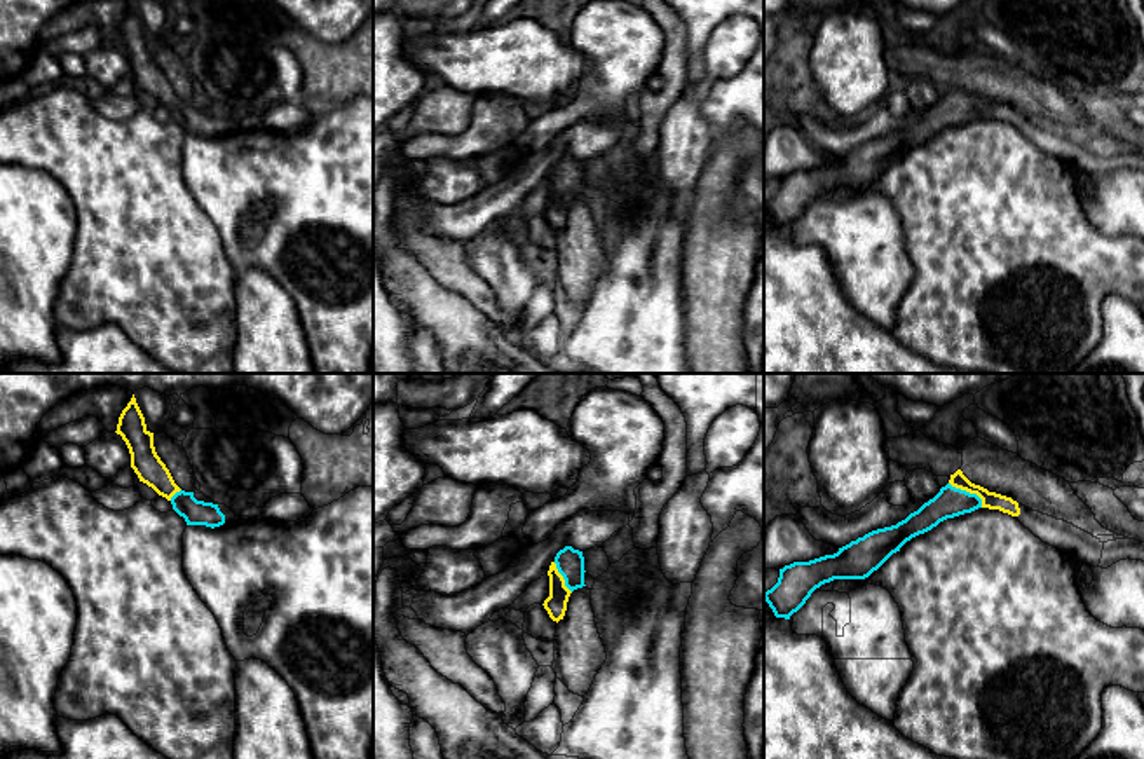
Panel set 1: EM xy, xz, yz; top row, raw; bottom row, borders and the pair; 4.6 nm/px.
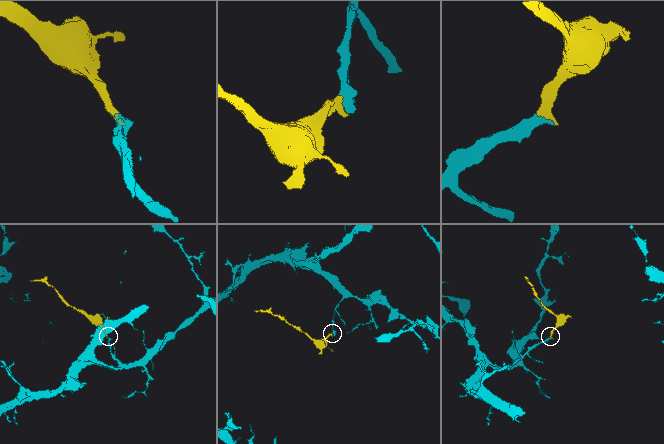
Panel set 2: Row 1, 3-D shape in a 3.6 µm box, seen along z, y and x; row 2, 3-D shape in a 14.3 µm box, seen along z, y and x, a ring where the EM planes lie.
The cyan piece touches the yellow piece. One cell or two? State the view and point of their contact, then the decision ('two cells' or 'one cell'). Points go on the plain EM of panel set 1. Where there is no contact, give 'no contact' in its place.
yz (968, 102) | one cell

